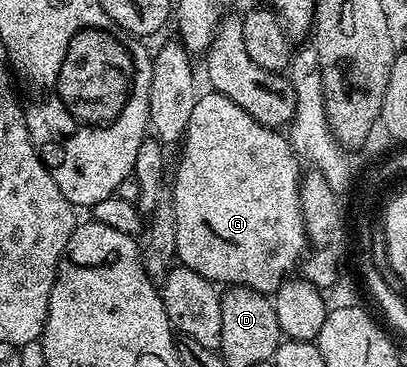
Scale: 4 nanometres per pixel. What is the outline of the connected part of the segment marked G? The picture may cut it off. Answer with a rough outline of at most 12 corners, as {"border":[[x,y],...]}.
{"border":[[199,94],[176,259],[269,296],[308,247],[281,130]]}

